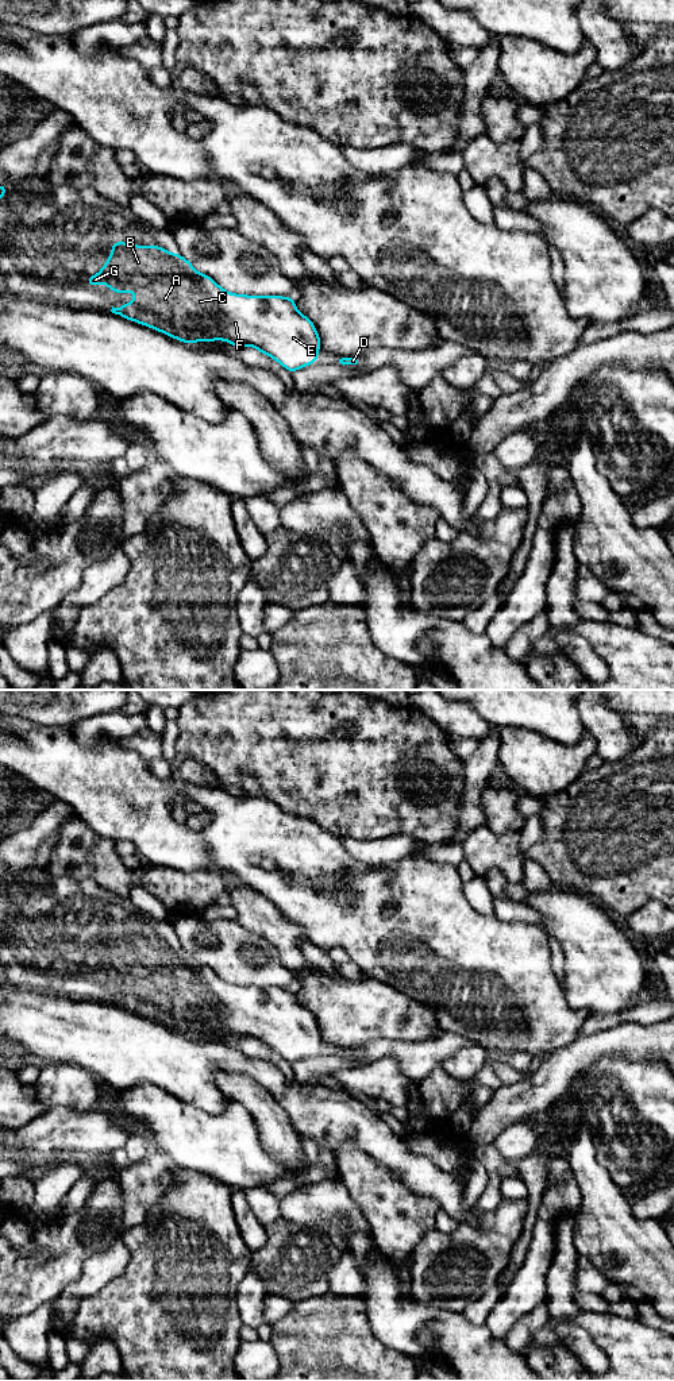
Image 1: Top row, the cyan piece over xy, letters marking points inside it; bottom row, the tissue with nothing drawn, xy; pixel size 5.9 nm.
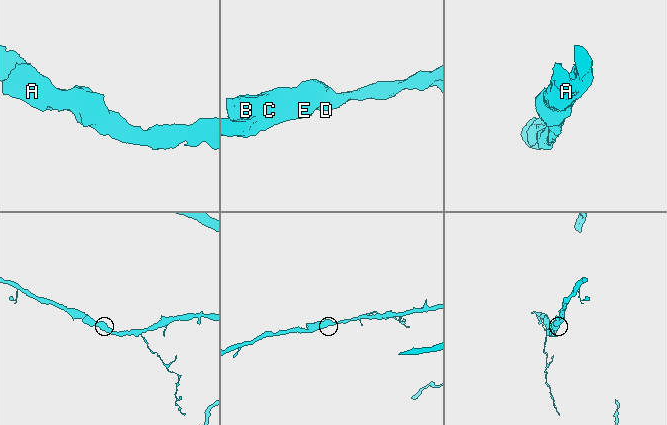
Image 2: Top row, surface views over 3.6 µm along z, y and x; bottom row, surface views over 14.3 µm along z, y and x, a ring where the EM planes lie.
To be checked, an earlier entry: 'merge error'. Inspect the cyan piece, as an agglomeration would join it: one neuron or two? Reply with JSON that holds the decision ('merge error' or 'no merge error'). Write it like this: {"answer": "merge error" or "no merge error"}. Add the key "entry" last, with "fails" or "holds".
{"answer": "no merge error", "entry": "fails"}

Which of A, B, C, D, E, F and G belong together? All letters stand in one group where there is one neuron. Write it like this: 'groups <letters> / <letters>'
groups A B C D E F G

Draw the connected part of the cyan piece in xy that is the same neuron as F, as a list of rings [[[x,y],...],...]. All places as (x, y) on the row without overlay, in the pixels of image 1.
[[[112,933],[112,944],[97,967],[89,967],[85,977],[97,977],[105,973],[109,981],[123,985],[131,980],[138,994],[131,995],[126,991],[123,999],[111,1000],[112,1004],[135,1014],[147,1017],[153,1021],[172,1027],[188,1035],[197,1031],[204,1034],[209,1031],[227,1031],[234,1039],[240,1037],[253,1037],[262,1045],[267,1045],[281,1054],[289,1064],[317,1054],[317,1041],[321,1039],[321,1031],[313,1014],[300,1004],[294,998],[294,988],[280,987],[243,987],[223,981],[211,968],[199,965],[192,954],[181,945],[169,945],[165,940],[154,937],[134,937],[124,933]]]

